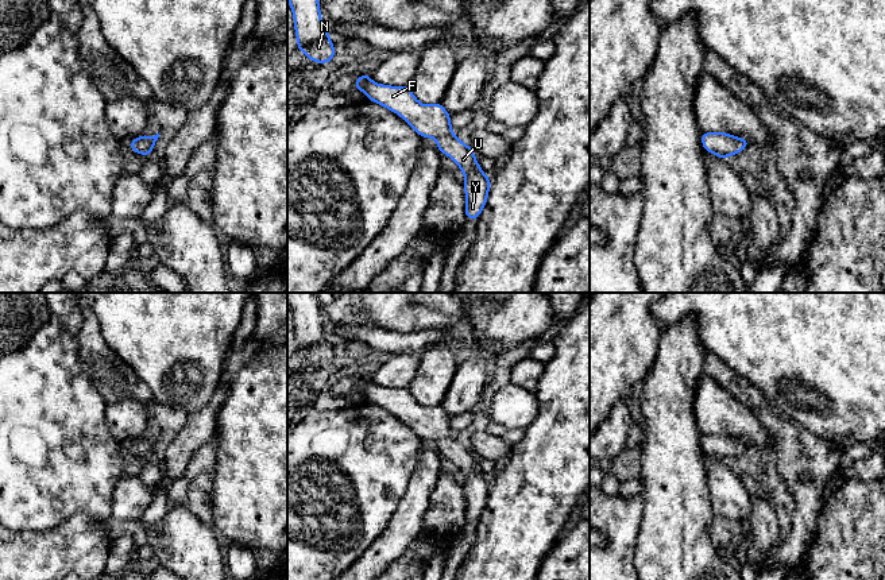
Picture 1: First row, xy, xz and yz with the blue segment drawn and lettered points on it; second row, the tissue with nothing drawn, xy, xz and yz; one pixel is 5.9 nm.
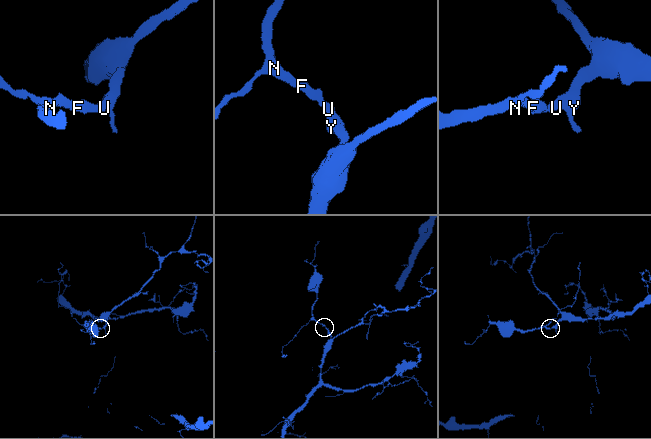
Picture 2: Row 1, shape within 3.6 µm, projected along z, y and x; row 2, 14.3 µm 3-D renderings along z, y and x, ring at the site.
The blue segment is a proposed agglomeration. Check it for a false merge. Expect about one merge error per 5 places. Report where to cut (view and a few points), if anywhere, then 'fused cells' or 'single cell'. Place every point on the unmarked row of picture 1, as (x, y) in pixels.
no cut | single cell

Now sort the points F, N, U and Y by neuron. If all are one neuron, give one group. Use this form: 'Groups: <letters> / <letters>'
Groups: F N U Y

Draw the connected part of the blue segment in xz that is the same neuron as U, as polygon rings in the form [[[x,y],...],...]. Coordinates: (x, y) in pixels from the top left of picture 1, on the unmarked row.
[[[367,376],[359,378],[353,390],[364,394],[368,402],[399,417],[422,440],[436,442],[438,453],[455,463],[465,477],[463,484],[467,499],[465,519],[479,521],[487,504],[491,482],[482,473],[474,452],[452,434],[451,417],[442,406],[424,407],[409,388],[375,386]]]

